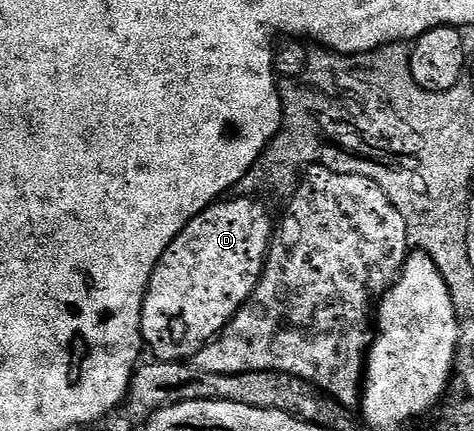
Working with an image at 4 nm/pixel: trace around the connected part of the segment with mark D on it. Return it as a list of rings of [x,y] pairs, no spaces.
[[[236,195],[233,201],[221,199],[188,222],[166,247],[162,259],[154,267],[142,307],[140,335],[145,346],[152,348],[151,356],[161,361],[184,361],[196,353],[228,325],[228,320],[248,301],[249,295],[264,274],[268,243],[274,232],[274,217],[262,202],[248,195]]]

